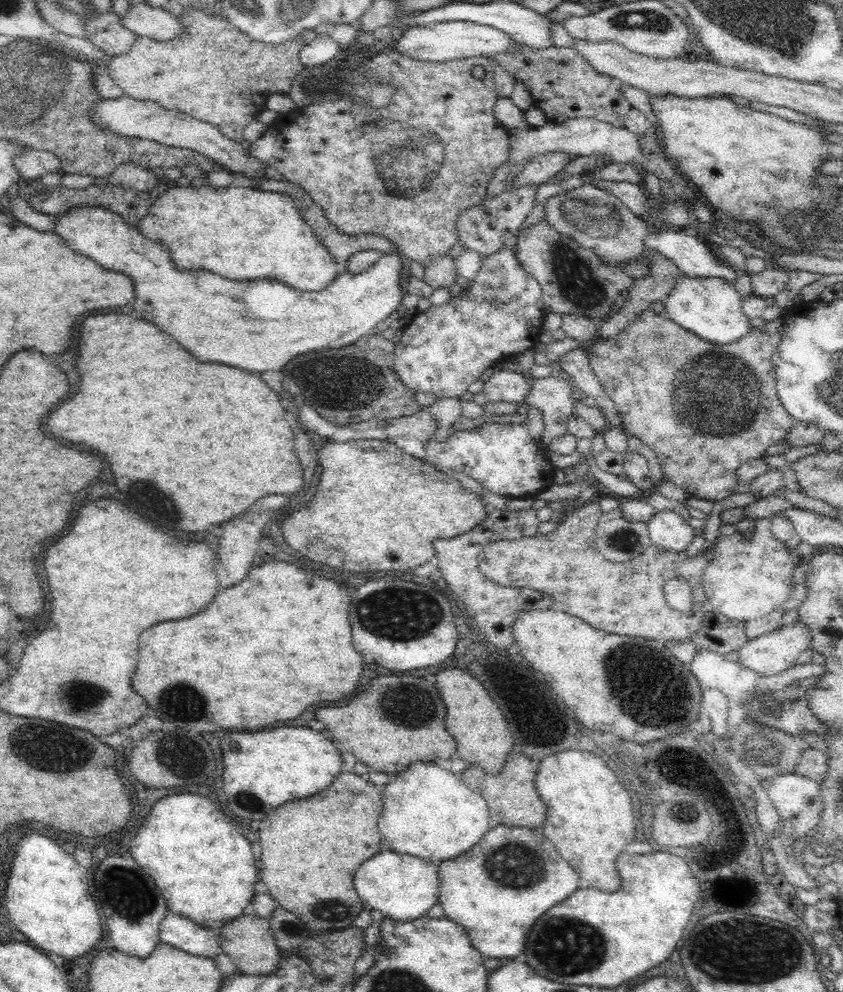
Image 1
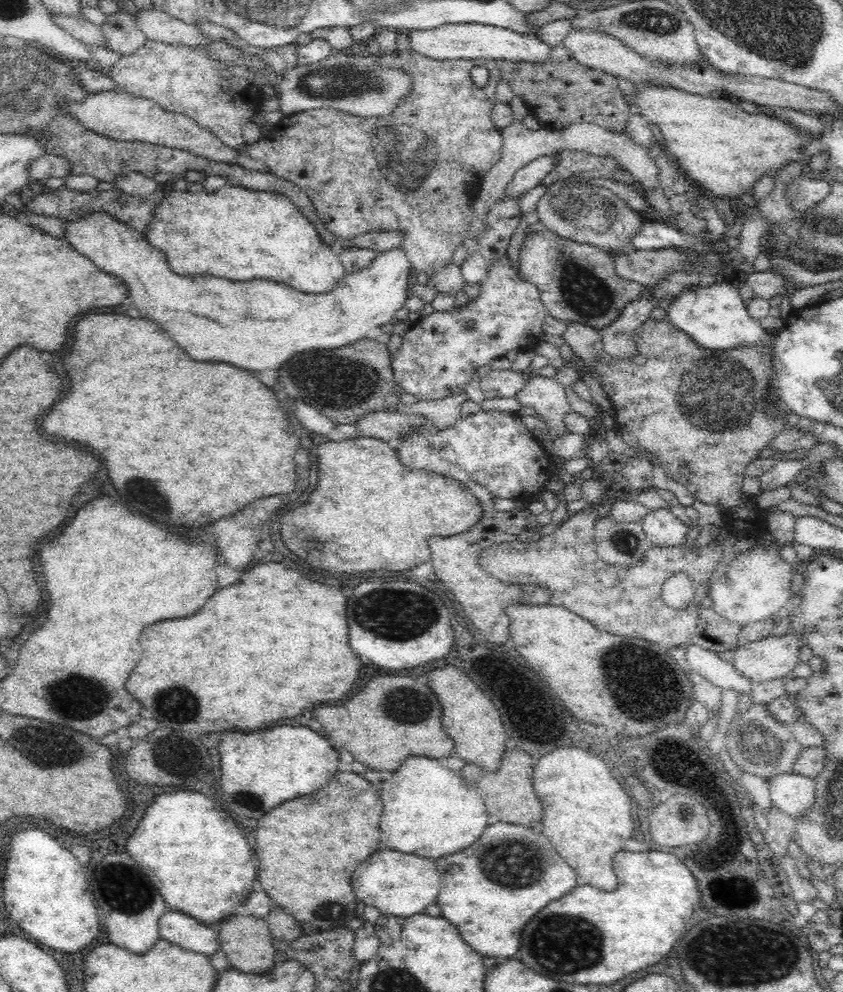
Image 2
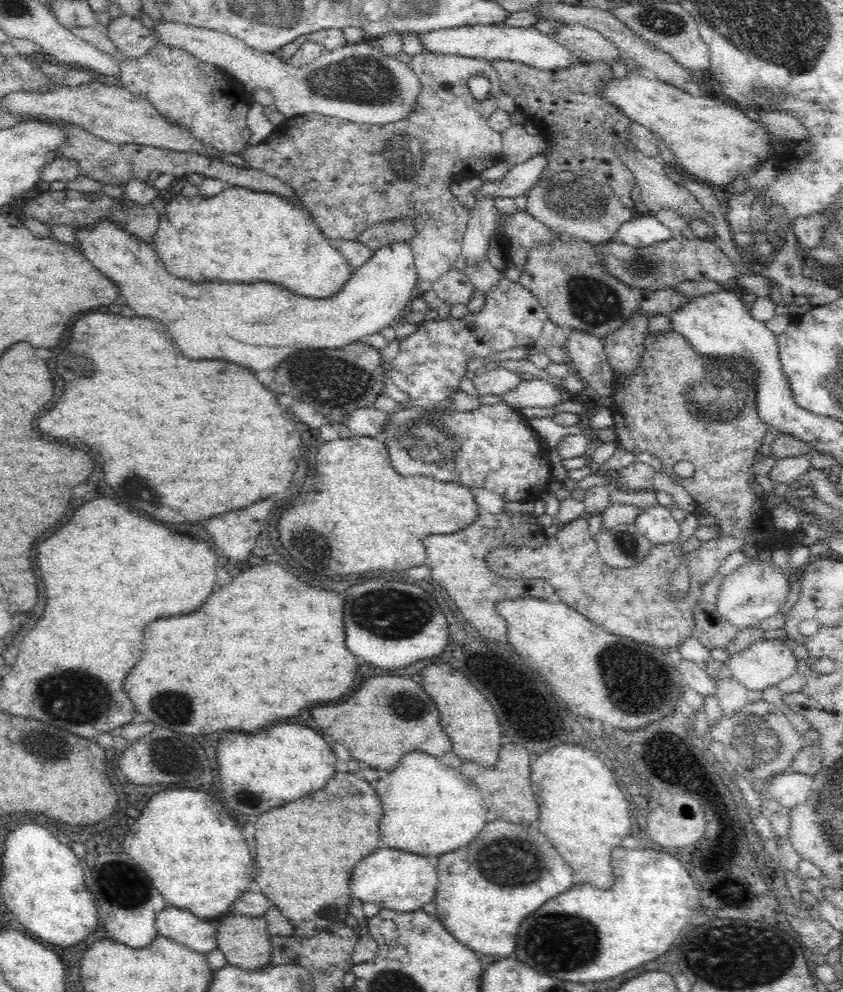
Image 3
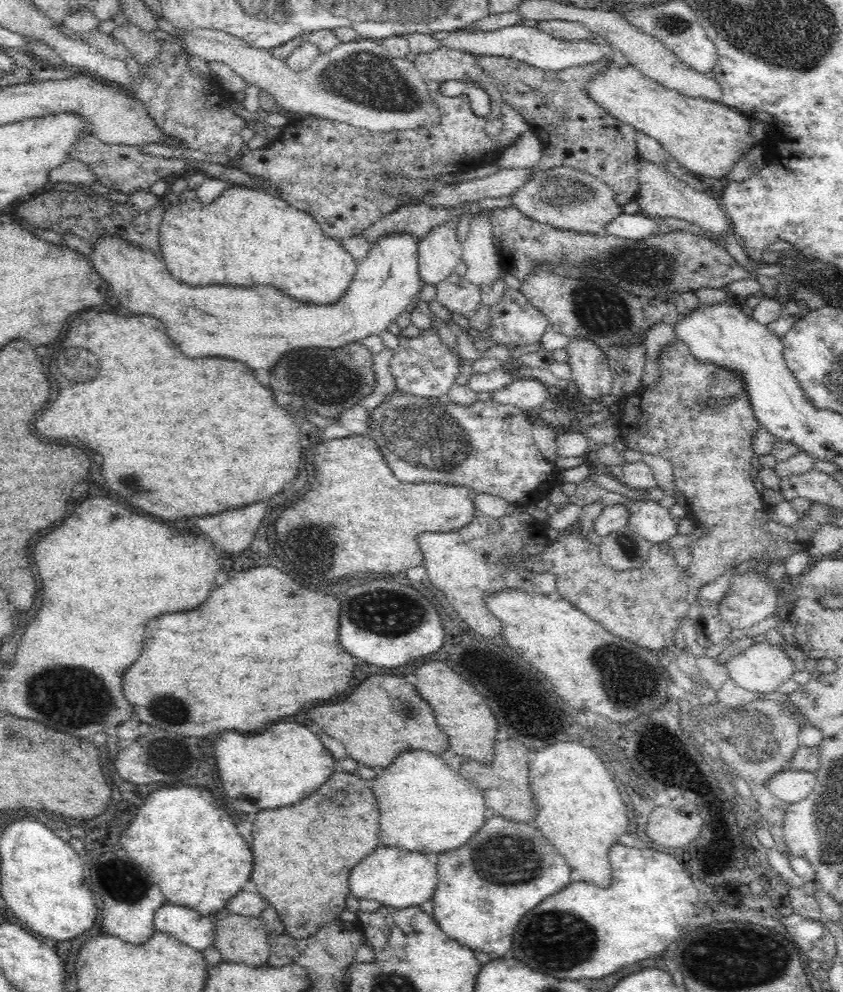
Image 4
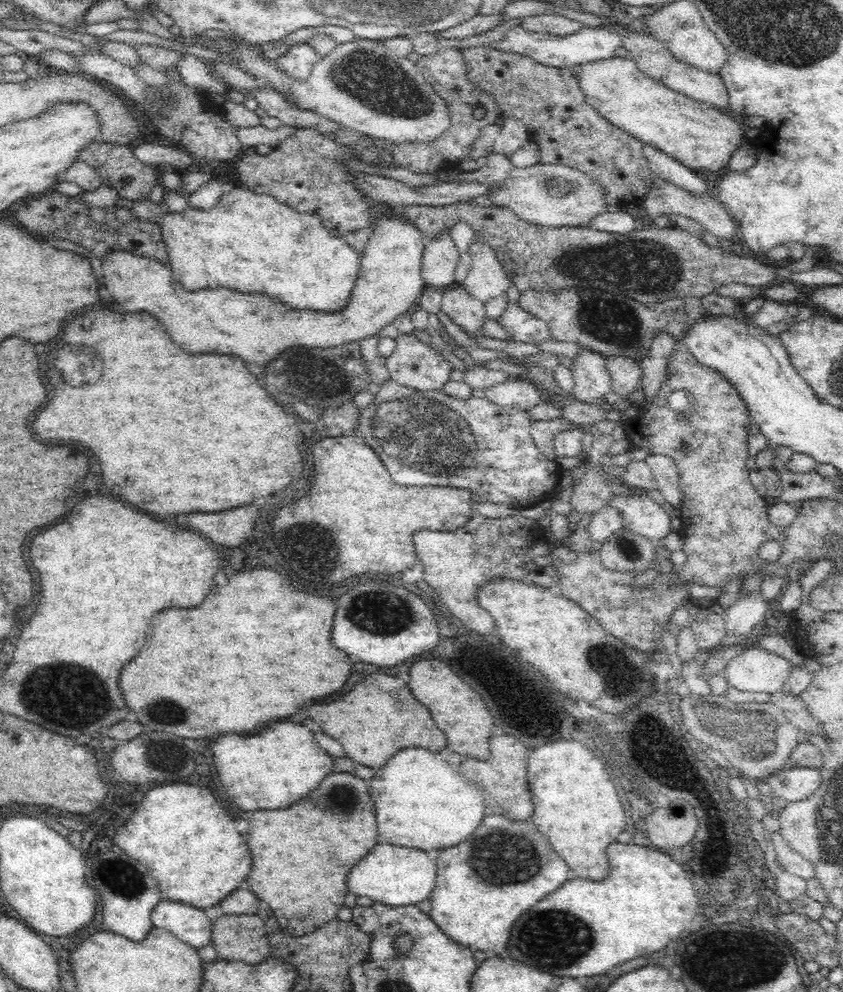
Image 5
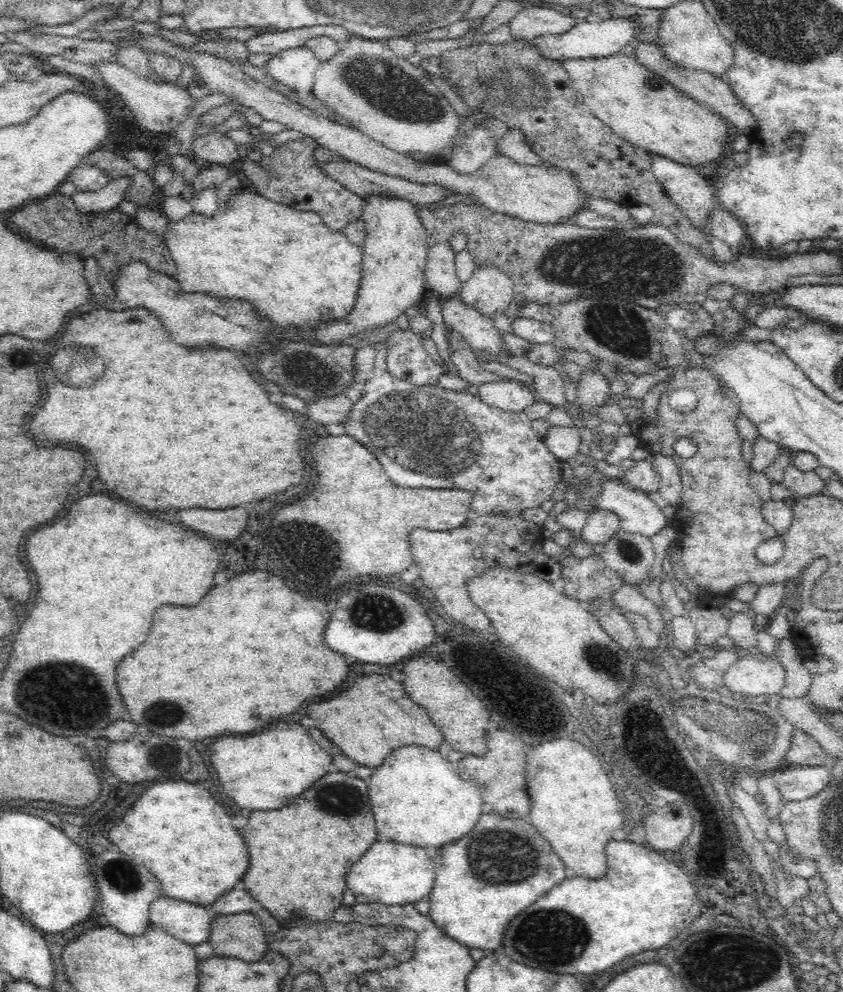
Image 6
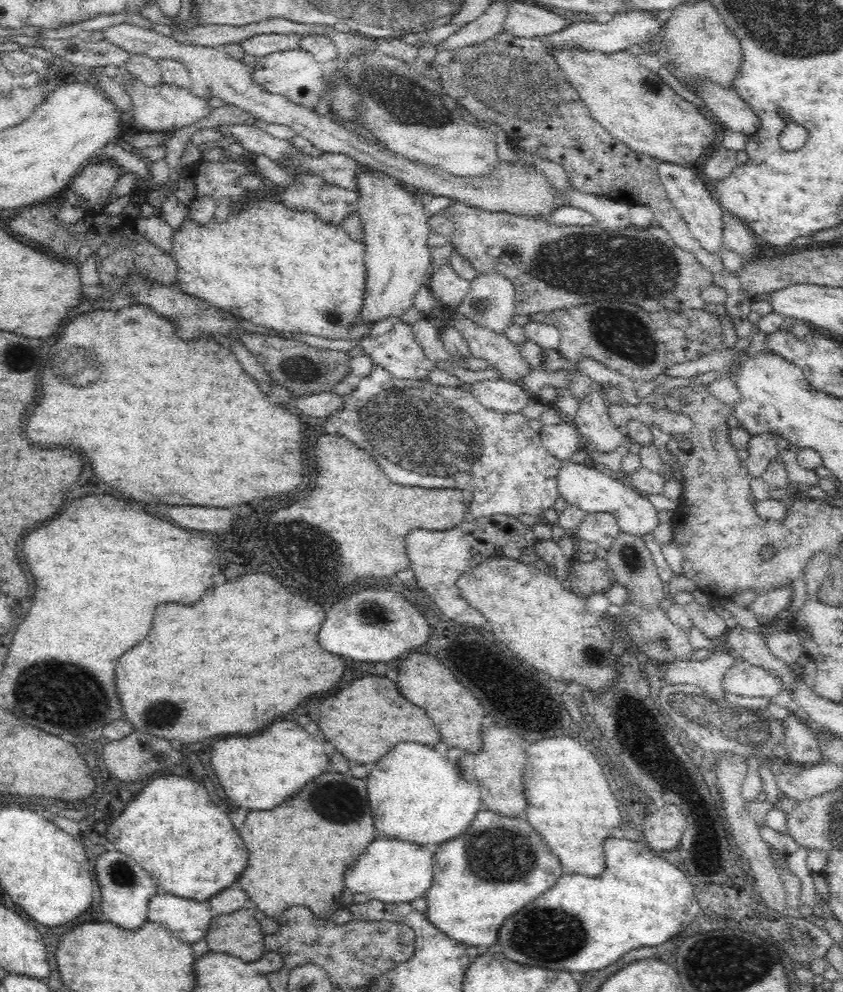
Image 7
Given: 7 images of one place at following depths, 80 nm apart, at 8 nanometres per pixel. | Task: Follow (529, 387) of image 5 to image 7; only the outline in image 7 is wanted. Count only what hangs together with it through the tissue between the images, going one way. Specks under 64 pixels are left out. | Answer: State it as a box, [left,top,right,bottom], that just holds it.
[466,379,529,413]

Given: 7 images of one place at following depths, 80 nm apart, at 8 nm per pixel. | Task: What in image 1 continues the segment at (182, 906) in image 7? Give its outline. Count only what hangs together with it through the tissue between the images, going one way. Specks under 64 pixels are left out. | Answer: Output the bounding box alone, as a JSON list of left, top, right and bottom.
[159,912,223,957]

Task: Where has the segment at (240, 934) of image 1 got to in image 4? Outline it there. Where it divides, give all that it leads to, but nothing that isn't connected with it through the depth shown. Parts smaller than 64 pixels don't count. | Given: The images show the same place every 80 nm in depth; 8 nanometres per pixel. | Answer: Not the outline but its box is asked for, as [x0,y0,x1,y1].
[214,914,271,967]

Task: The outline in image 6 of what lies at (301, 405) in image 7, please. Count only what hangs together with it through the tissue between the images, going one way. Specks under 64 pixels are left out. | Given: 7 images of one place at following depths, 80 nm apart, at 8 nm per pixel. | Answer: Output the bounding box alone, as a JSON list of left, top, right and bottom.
[306,394,353,425]

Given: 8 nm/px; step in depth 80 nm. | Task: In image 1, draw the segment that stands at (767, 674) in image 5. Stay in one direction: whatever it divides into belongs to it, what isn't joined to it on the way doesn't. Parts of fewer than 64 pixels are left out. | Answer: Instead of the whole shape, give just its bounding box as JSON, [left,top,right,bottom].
[737,623,810,676]

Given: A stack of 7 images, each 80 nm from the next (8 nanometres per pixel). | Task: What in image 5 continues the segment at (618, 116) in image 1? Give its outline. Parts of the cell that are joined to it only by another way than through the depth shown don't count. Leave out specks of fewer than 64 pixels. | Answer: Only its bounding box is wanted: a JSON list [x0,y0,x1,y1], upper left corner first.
[460,45,654,208]

